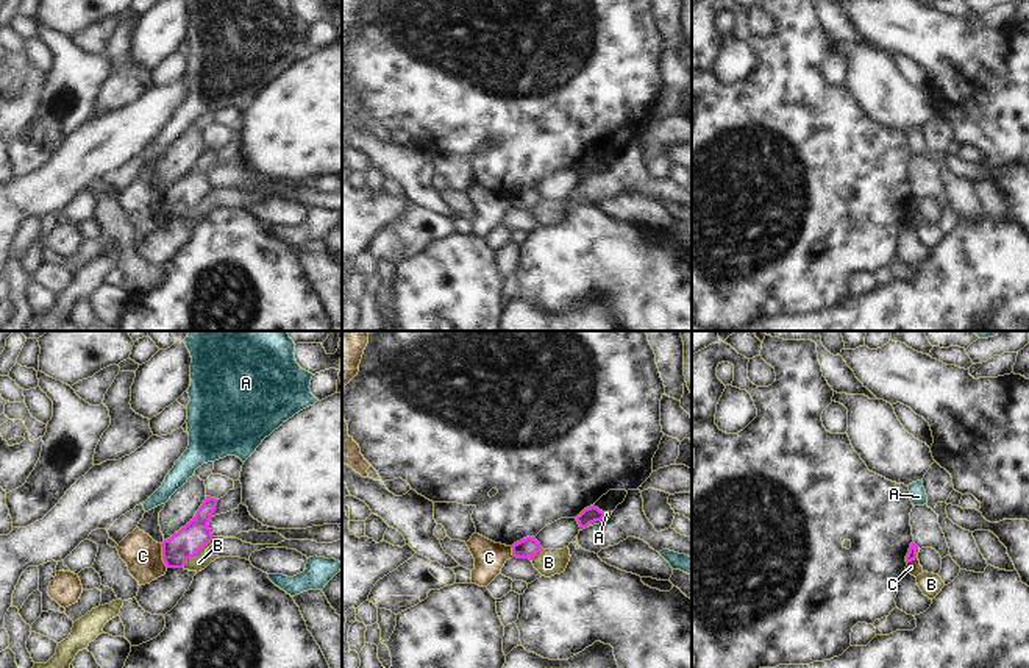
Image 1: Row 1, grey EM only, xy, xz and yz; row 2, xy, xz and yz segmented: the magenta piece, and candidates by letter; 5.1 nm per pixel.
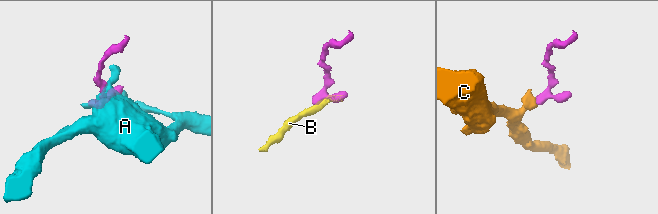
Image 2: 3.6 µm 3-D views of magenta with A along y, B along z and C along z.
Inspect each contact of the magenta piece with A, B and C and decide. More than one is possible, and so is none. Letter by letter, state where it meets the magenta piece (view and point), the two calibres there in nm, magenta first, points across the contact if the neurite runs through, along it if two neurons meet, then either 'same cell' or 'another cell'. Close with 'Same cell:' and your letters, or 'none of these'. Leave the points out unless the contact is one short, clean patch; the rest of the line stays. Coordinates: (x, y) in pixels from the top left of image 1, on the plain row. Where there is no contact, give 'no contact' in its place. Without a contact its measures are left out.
A: xz (597, 170) | 90/30 nm | along xz (605, 163), (600, 170), (587, 175) | another cell
B: xy (197, 202) | 150/90 nm | along xy (213, 188), (181, 217) | another cell
C: xy (163, 206) | 150/190 nm | along xy (160, 194), (163, 213), (167, 217) | another cell
Same cell: none of these

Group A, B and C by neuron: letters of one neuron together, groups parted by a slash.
A / B / C

